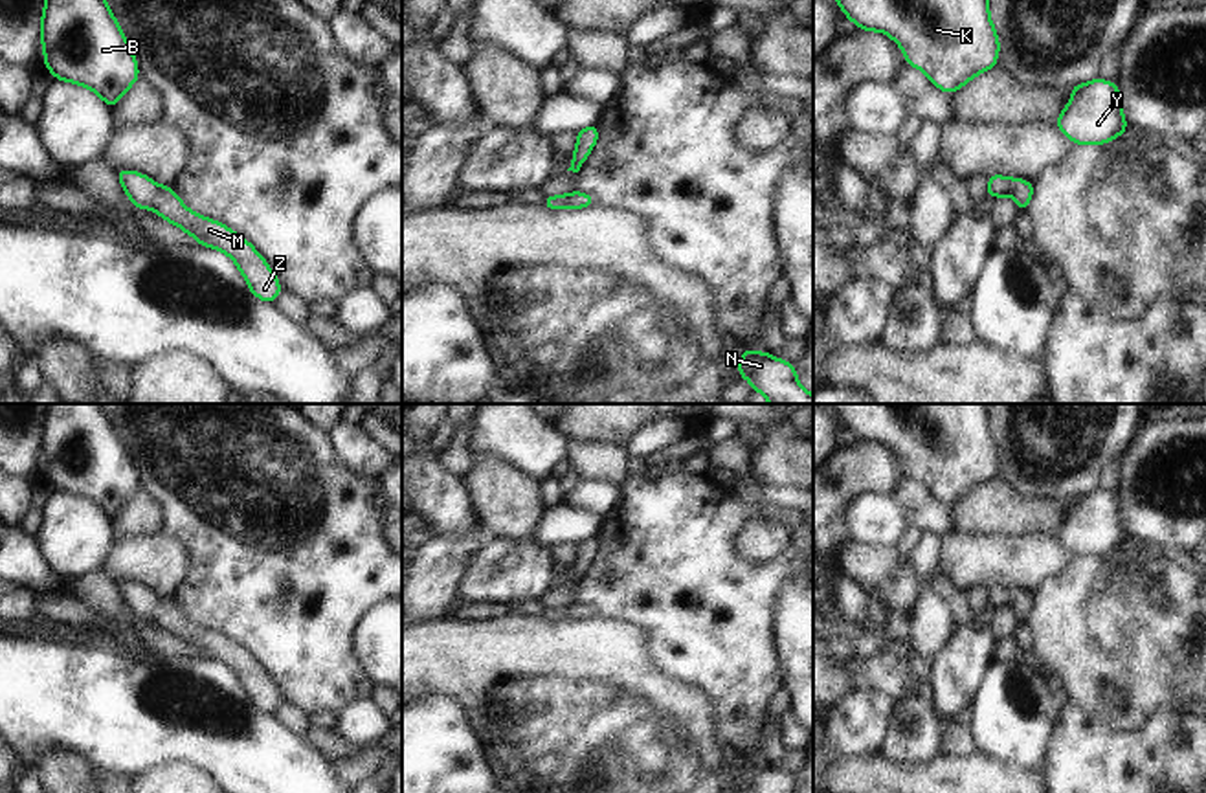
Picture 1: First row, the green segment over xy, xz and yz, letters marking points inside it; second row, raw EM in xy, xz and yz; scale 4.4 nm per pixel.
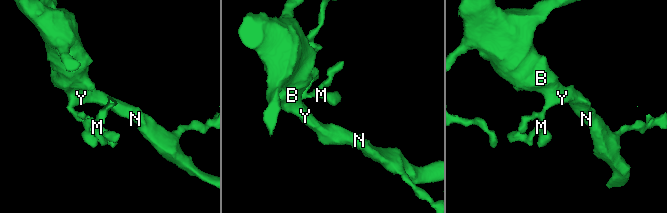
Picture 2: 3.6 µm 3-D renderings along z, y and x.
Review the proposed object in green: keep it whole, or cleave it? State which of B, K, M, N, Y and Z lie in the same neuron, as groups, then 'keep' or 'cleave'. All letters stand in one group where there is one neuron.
B K M N Y Z | keep

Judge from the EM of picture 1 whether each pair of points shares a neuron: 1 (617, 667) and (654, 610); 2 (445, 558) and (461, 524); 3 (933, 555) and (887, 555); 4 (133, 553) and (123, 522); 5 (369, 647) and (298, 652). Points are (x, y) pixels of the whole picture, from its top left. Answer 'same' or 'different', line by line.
1: different
2: different
3: different
4: different
5: different

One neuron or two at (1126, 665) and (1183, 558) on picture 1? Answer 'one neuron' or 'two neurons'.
one neuron

